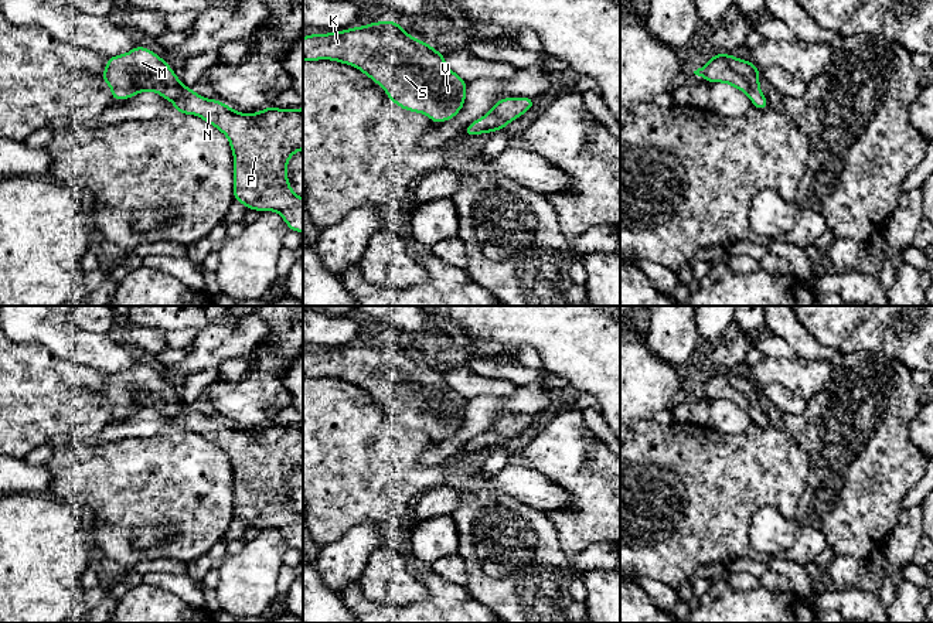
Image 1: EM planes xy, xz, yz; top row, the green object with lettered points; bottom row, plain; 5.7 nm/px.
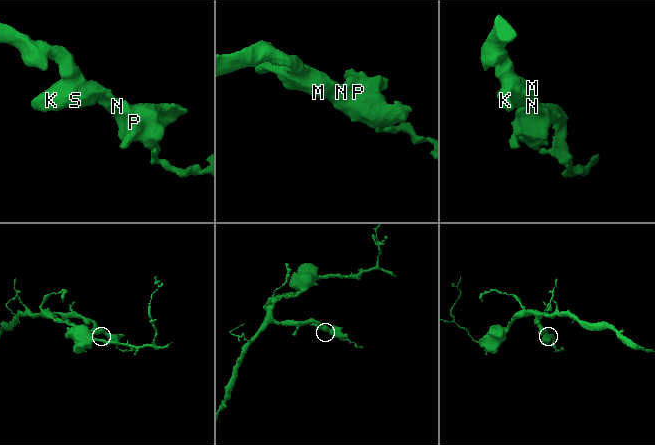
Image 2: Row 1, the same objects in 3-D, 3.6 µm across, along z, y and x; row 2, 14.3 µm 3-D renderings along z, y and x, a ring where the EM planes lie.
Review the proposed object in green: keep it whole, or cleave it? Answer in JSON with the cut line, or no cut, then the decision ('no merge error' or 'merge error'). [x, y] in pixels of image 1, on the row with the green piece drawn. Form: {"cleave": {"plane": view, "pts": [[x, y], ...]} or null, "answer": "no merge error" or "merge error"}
{"cleave": null, "answer": "no merge error"}

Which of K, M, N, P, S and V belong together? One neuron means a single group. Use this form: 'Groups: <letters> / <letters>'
Groups: K M N P S V

